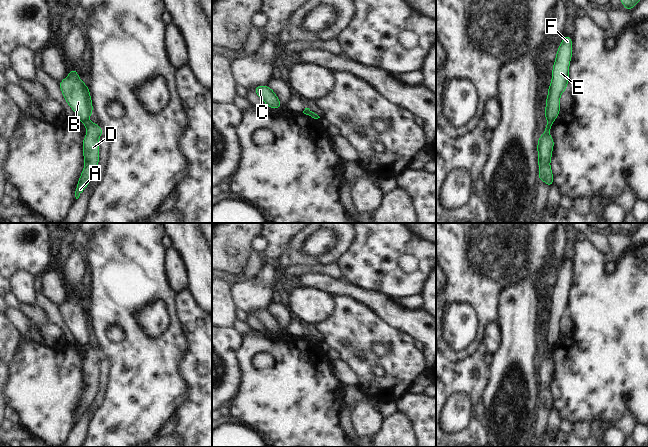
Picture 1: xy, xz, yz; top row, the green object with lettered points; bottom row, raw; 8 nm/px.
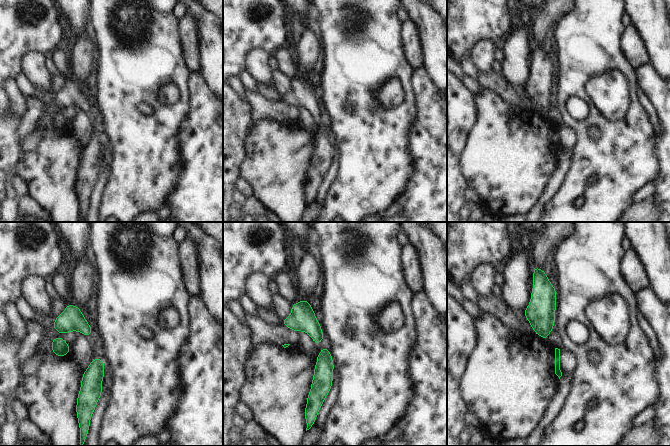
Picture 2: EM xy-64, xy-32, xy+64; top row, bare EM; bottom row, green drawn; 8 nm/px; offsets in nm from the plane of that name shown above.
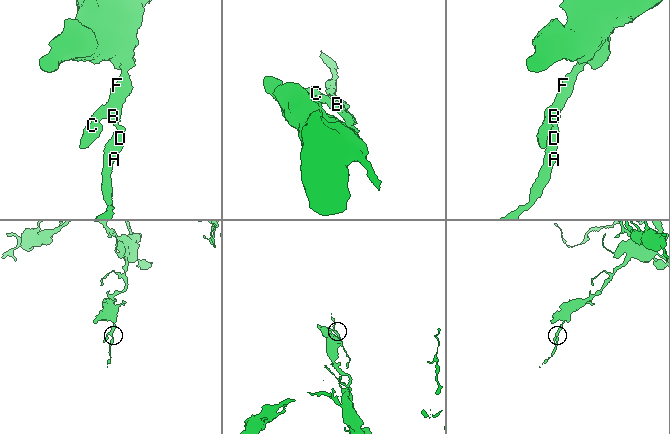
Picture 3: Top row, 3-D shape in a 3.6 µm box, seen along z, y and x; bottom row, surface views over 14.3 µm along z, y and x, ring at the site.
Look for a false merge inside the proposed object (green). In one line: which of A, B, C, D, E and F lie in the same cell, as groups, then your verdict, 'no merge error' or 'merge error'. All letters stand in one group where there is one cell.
A D / B C E F | merge error

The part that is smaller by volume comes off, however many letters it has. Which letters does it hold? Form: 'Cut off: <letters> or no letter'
Cut off: A, D

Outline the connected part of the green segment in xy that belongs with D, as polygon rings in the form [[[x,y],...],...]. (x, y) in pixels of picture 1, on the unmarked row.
[[[90,345],[84,347],[87,359],[83,362],[83,381],[84,393],[80,398],[80,403],[76,410],[75,421],[79,422],[80,418],[88,410],[99,388],[99,361],[103,358],[103,353],[97,348]]]

